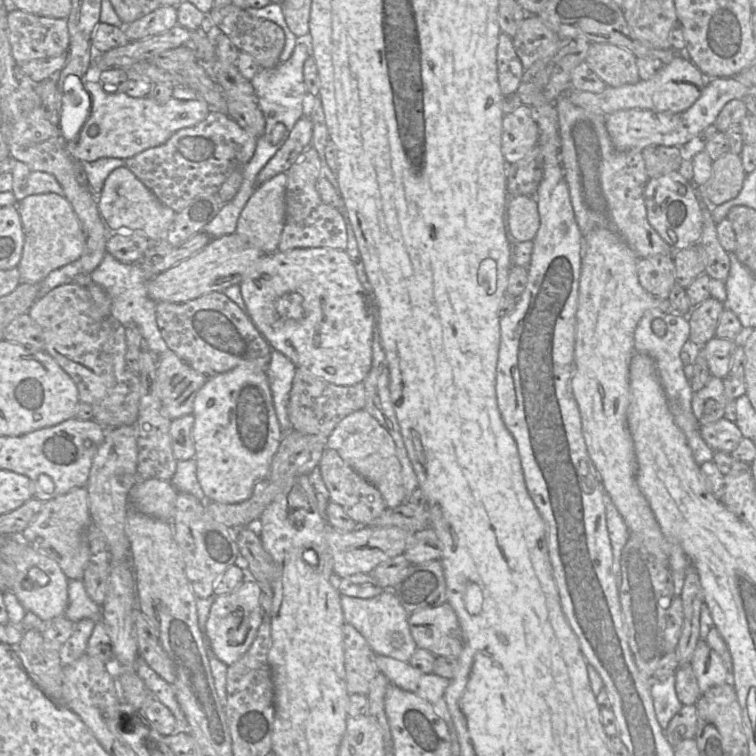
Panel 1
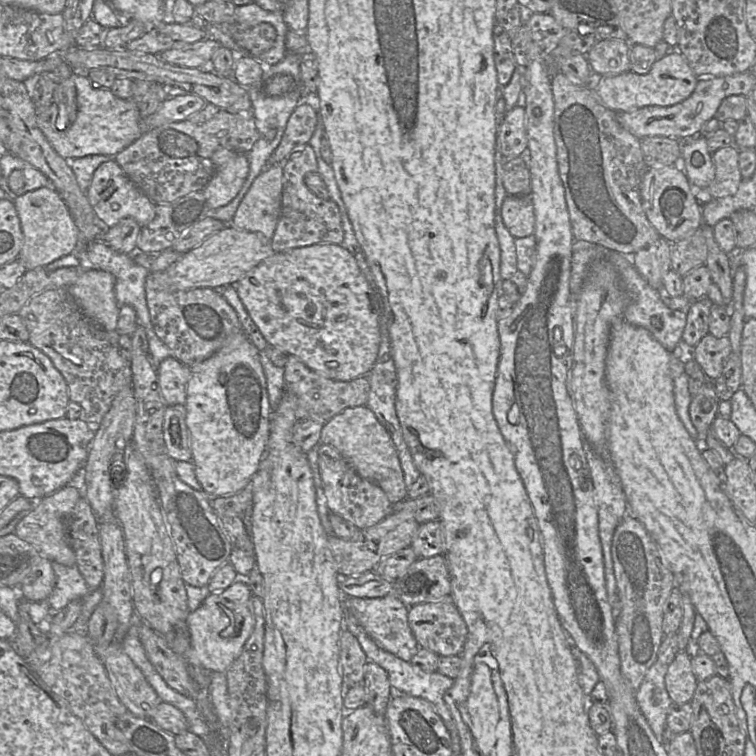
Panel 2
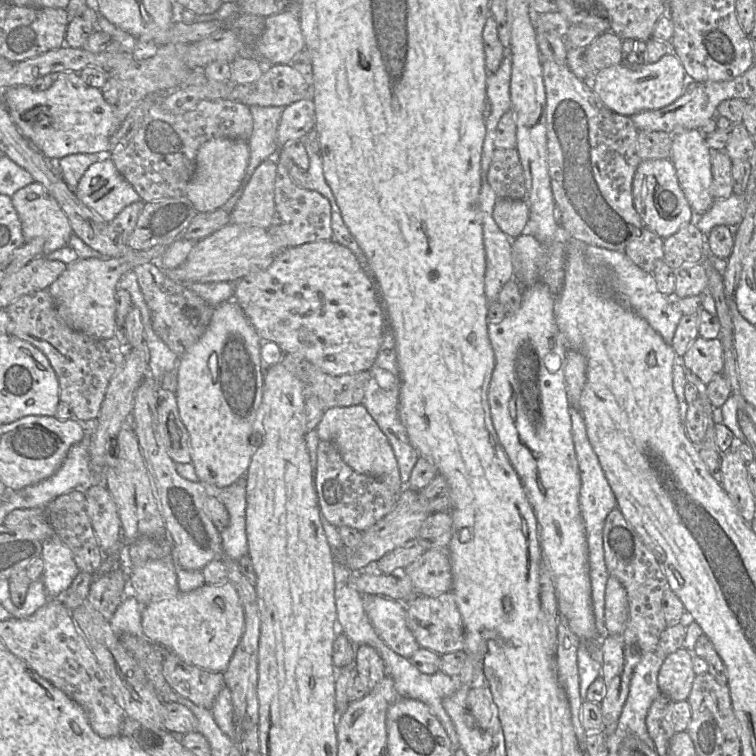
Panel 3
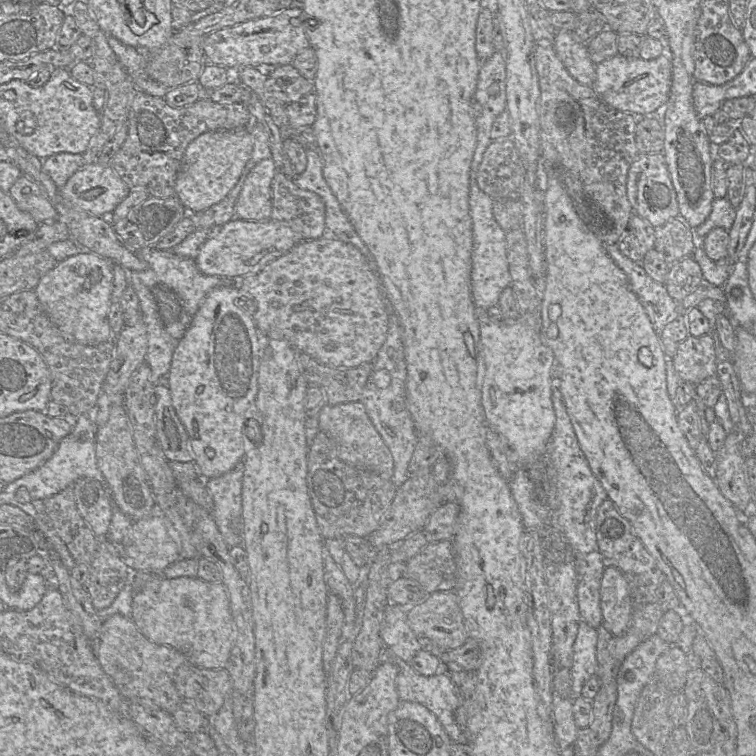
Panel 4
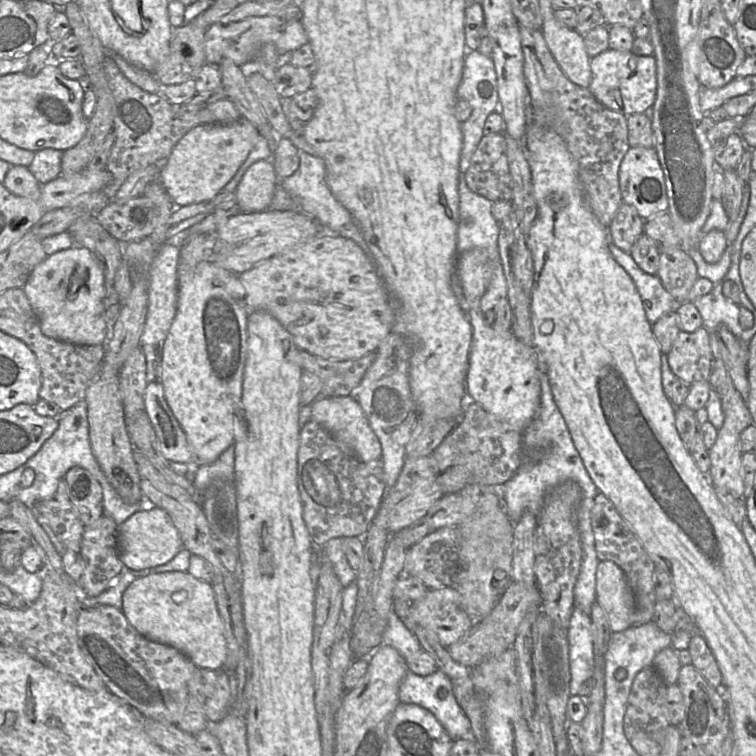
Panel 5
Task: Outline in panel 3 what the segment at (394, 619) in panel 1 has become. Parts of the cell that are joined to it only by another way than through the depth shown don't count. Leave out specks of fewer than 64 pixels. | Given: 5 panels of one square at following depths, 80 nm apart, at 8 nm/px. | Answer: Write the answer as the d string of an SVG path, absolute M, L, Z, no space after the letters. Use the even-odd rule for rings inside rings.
M367 596L364 608L377 635L396 654L411 659L420 649L406 622L406 605L382 596Z

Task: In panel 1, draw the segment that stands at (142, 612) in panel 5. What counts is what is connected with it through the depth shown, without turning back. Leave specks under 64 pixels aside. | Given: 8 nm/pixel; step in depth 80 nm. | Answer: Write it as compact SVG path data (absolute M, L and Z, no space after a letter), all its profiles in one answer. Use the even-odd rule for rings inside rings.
M243 581L231 593L214 598L203 634L208 648L228 667L247 652L256 638L263 619L260 596L261 589L257 582Z

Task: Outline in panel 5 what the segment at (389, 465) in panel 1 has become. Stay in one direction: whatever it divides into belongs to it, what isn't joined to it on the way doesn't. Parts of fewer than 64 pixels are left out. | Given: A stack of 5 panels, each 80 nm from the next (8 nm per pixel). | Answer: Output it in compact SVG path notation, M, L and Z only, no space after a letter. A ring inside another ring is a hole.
M320 397L312 403L310 412L312 419L328 431L348 452L363 462L380 462L381 443L354 397Z

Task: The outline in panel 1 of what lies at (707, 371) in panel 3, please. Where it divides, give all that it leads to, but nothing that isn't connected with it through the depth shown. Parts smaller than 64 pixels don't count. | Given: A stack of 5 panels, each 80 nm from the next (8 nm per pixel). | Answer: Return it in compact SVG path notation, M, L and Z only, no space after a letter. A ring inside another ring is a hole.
M717 336L702 346L712 377L723 379L728 374L736 348L737 344L733 340Z

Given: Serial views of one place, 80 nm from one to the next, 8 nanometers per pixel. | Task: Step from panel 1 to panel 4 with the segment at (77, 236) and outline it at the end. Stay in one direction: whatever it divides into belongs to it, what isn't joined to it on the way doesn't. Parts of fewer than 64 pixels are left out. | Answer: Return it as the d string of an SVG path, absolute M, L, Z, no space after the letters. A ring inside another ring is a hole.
M27 175L20 176L9 190L17 207L42 224L59 219L59 215L40 187Z

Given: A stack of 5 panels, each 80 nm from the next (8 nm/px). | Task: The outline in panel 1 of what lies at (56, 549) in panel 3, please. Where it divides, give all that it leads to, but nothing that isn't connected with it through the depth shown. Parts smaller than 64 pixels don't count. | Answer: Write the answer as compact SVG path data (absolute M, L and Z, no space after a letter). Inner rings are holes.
M68 580L68 607L64 616L74 623L86 618L98 621L101 619L99 609L88 595L83 580Z

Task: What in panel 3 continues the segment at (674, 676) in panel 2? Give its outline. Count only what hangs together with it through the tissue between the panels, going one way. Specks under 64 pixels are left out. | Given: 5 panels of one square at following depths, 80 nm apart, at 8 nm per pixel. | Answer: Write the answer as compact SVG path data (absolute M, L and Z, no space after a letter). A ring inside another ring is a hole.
M680 648L664 658L657 677L661 694L672 701L688 699L696 676L692 659L693 654L684 648Z

